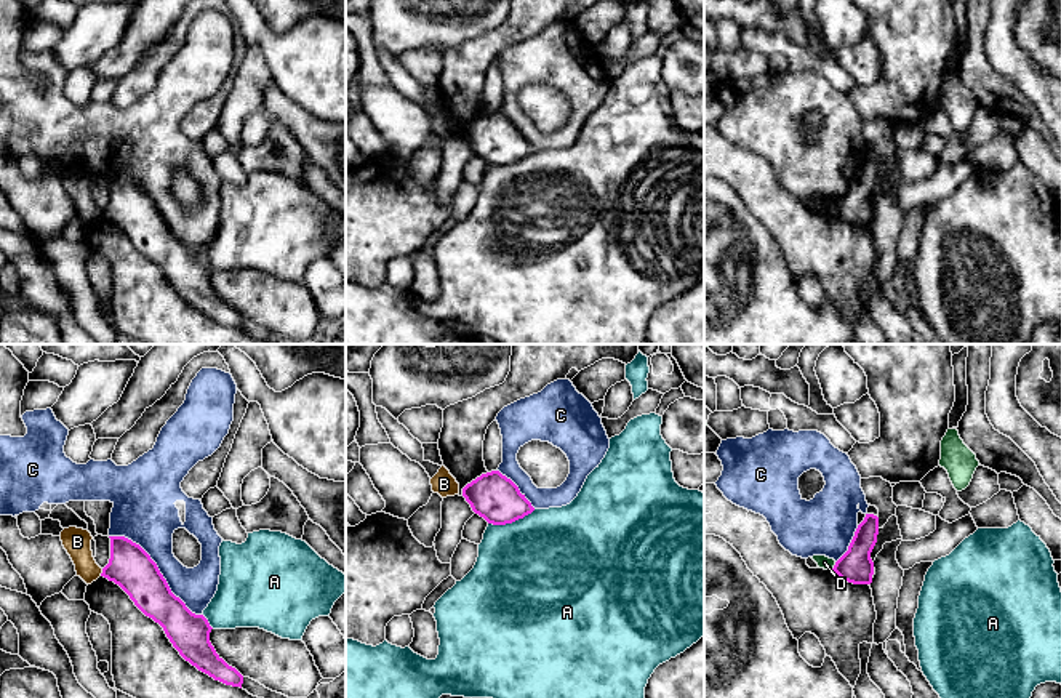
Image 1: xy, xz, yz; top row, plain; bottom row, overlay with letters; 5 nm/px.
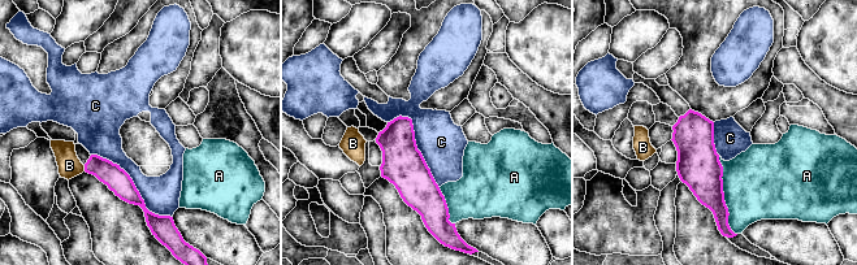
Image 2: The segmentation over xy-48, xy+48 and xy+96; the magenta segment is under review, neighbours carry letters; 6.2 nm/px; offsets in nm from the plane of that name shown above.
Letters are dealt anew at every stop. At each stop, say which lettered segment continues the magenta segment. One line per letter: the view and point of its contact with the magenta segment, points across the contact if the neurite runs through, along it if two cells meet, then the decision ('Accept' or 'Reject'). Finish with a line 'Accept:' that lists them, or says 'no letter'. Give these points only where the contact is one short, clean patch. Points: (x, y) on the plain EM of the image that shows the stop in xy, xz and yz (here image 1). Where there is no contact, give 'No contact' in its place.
A: Touches magenta at xz (511, 164). Reject
B: Touches magenta at xy (103, 213). Boundary: xy (103, 210), (100, 216). Reject
C: Touches magenta at xy (157, 210). Reject
D: Touches magenta at yz (834, 207). Boundary: yz (836, 204), (831, 210). Reject
Accept: no letter

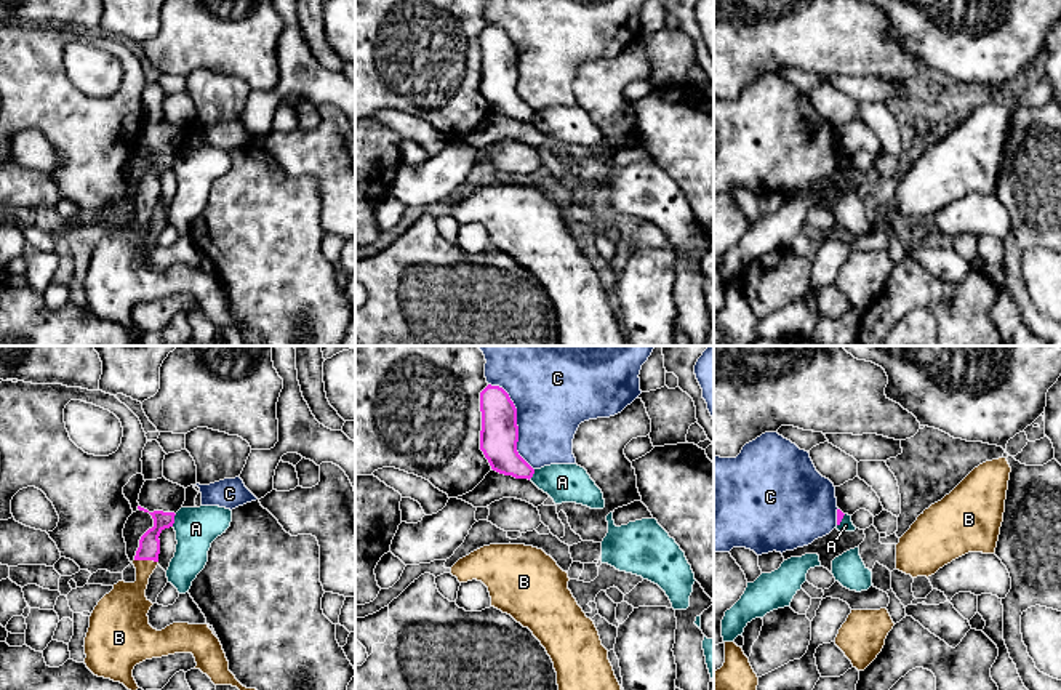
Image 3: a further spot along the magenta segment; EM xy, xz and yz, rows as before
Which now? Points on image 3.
A: Touches magenta at xy (173, 162). Boundary: xy (176, 156), (172, 167). Reject
B: Touches magenta at xy (146, 200). Path across: xy (149, 186), (146, 200), (143, 221), (127, 245). Accept
C: Touches magenta at xz (516, 64). Reject
Accept: B

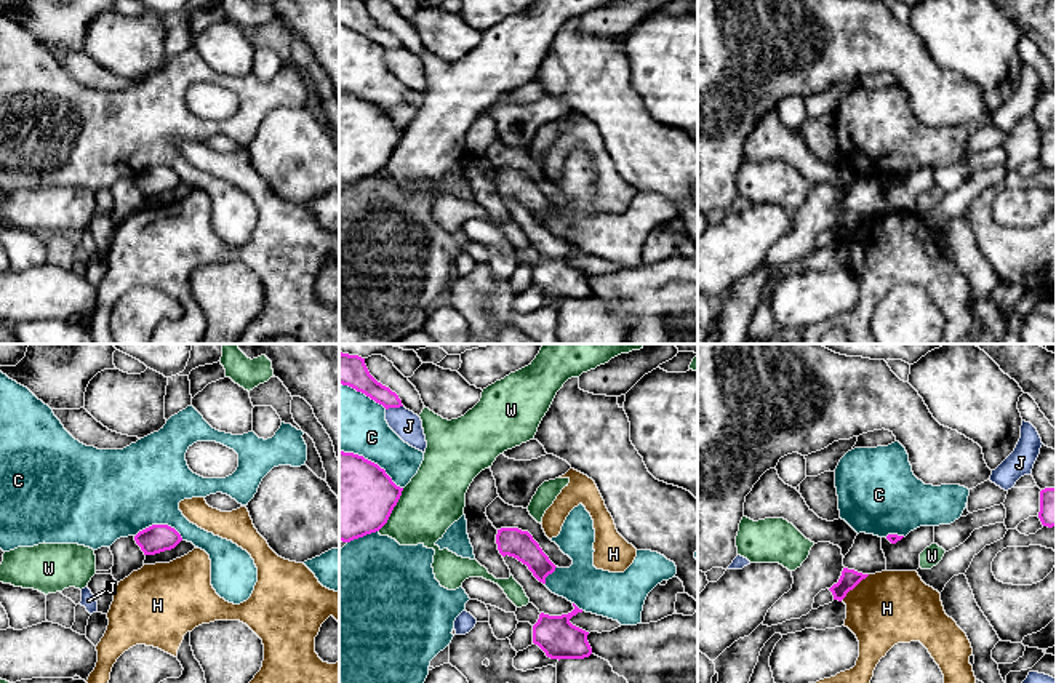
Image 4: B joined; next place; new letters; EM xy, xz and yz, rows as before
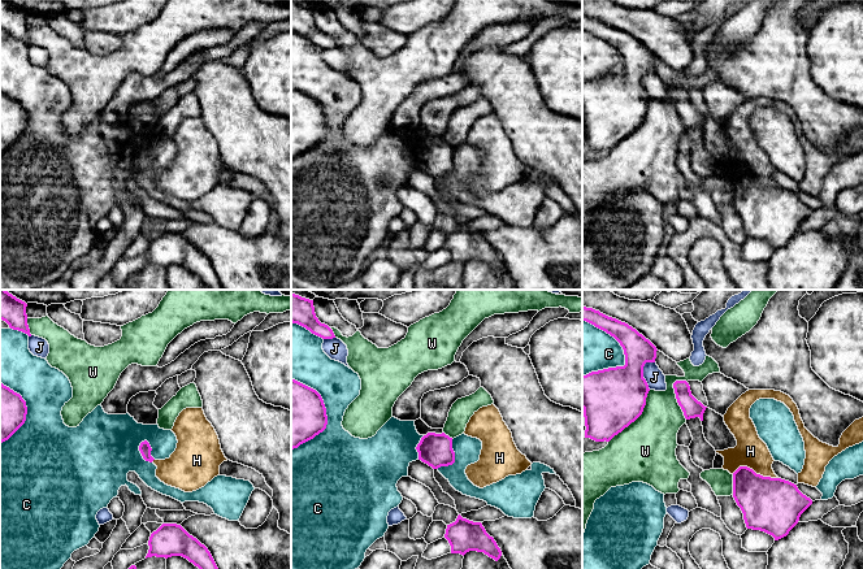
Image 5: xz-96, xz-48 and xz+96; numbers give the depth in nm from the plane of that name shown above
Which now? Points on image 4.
C: Touches magenta at xz (370, 103). Reject
H: Touches magenta at yz (855, 227). Reject
J: Touches magenta at xz (394, 48). Reject
W: Touches magenta at xz (392, 151). Reject
Accept: no letter

